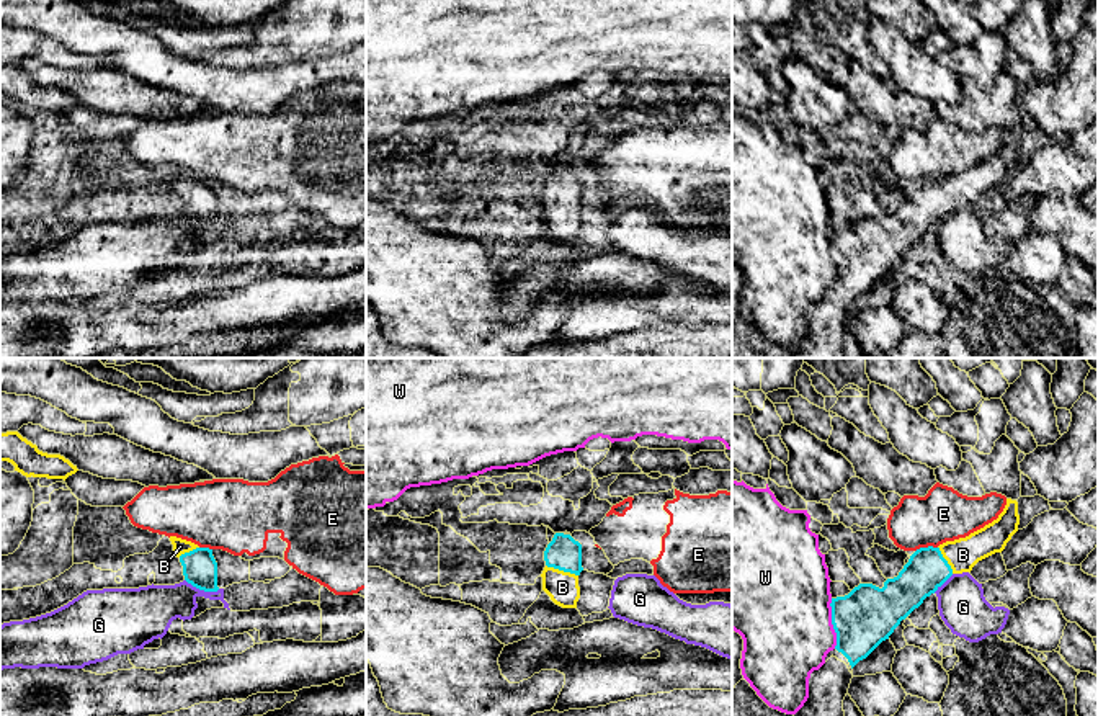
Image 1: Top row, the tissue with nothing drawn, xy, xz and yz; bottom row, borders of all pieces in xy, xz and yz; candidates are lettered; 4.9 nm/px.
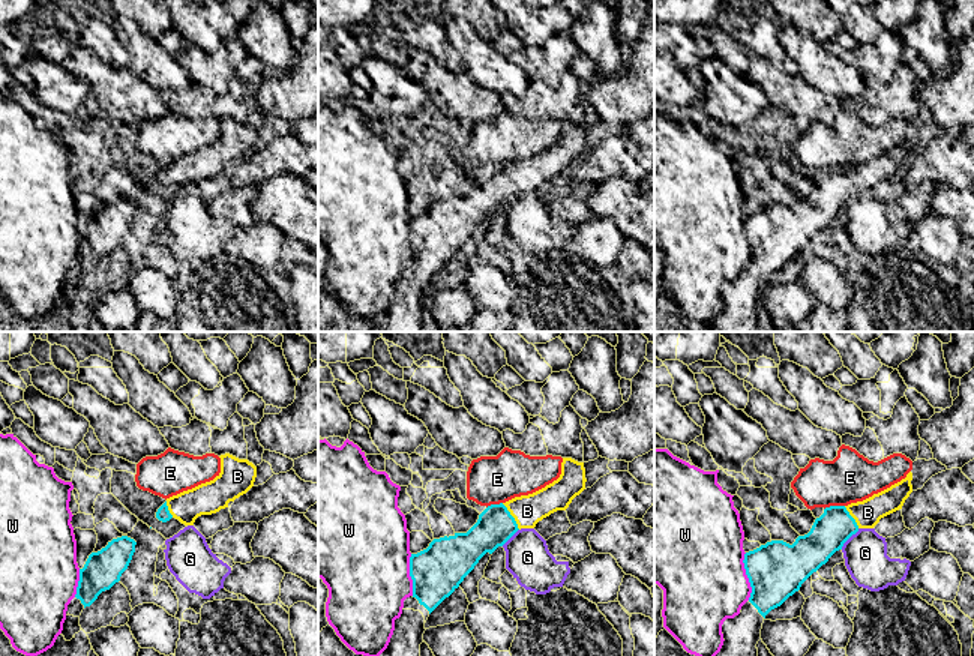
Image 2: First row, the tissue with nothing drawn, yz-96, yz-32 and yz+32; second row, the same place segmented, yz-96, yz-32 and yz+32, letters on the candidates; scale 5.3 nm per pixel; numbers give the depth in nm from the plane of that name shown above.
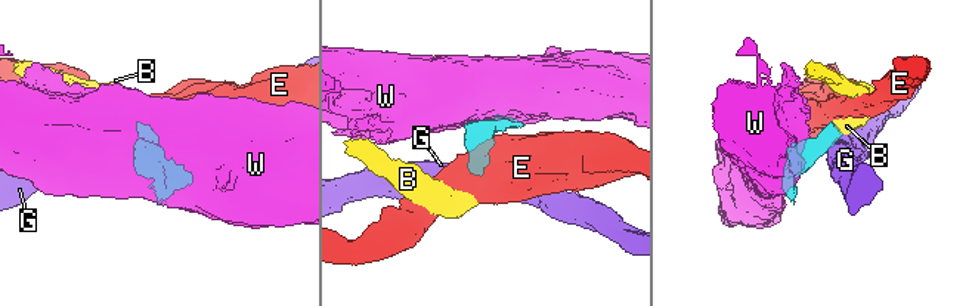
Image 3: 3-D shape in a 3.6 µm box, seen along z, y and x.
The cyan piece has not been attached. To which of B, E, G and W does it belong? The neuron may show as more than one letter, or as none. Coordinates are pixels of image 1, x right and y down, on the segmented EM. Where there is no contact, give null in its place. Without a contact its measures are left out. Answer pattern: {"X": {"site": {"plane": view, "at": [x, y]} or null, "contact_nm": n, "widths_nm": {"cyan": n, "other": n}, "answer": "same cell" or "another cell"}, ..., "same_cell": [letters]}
{"B": {"site": {"plane": "xz", "at": [562, 569]}, "contact_nm": 170, "widths_nm": {"cyan": 170, "other": 160}, "answer": "same cell"}, "E": {"site": {"plane": "yz", "at": [925, 548]}, "contact_nm": 110, "widths_nm": {"cyan": 200, "other": 260}, "answer": "another cell"}, "G": {"site": {"plane": "xy", "at": [203, 589]}, "contact_nm": 180, "widths_nm": {"cyan": 170, "other": 220}, "answer": "another cell"}, "W": {"site": {"plane": "yz", "at": [832, 623]}, "contact_nm": 240, "widths_nm": {"cyan": 300, "other": 480}, "answer": "another cell"}, "same_cell": ["B"]}

